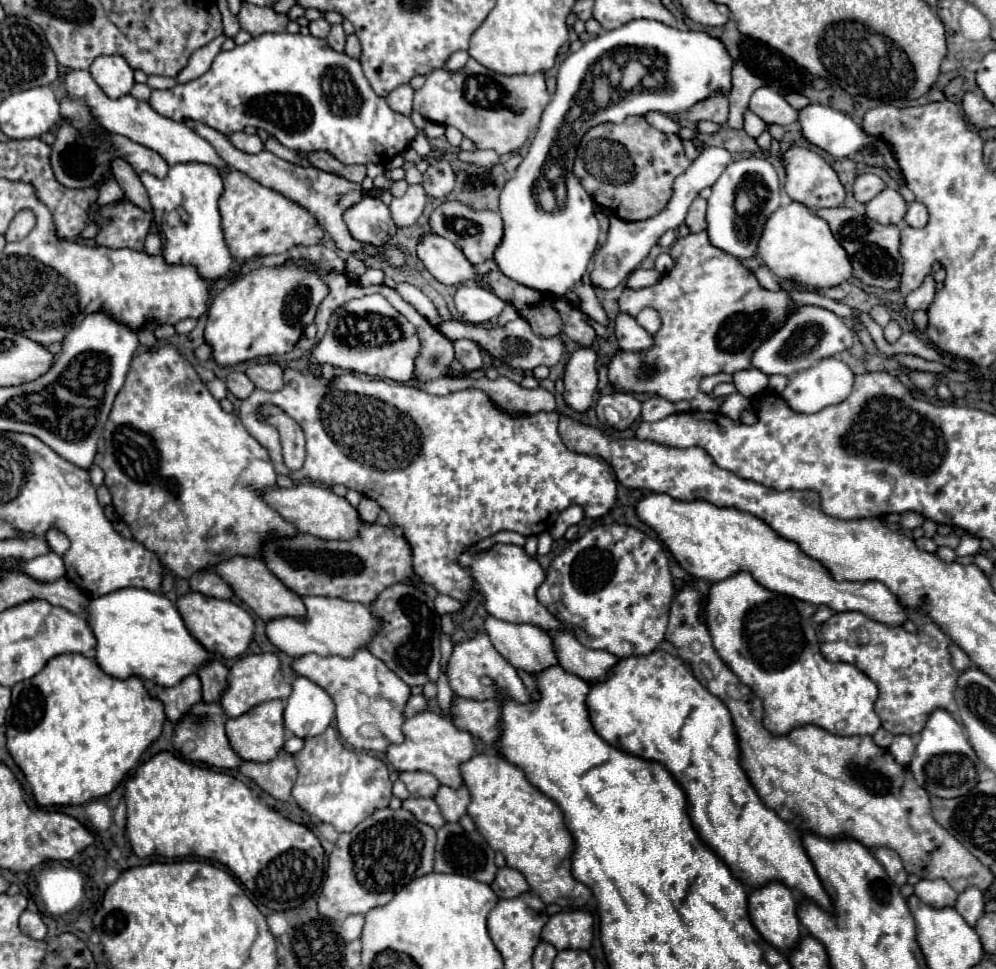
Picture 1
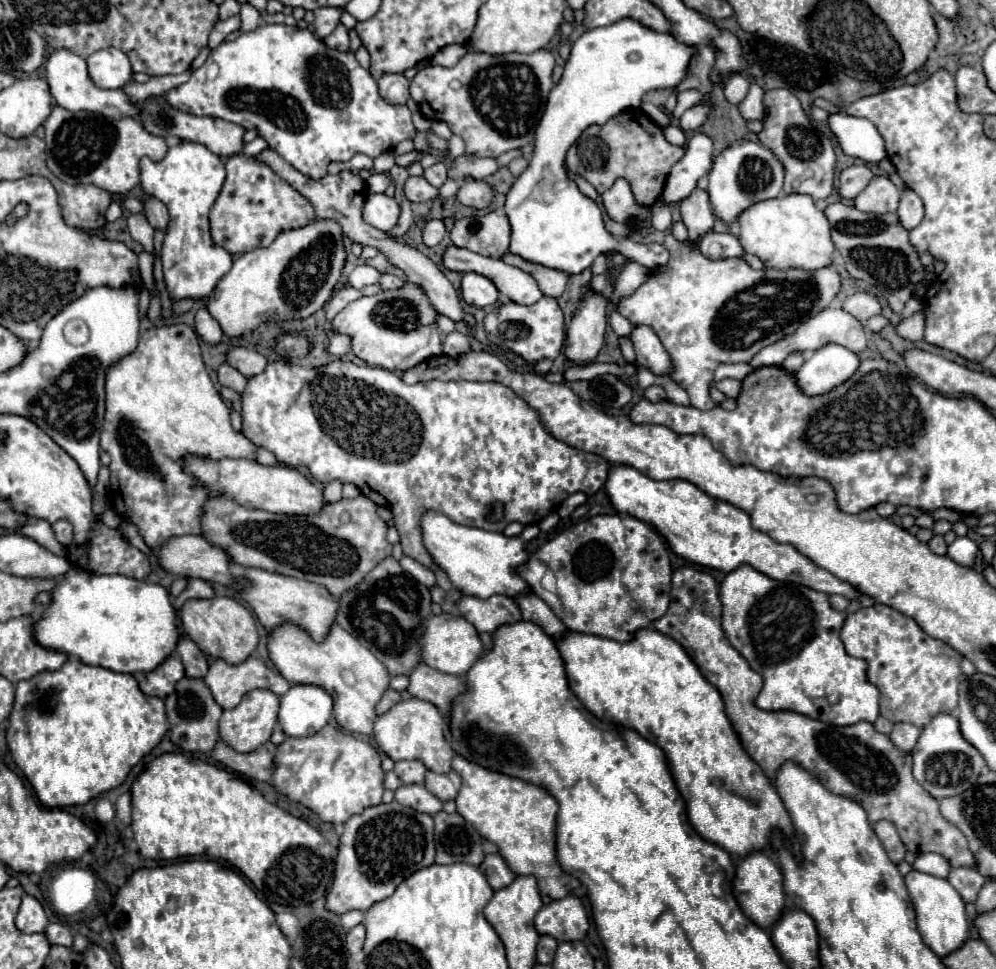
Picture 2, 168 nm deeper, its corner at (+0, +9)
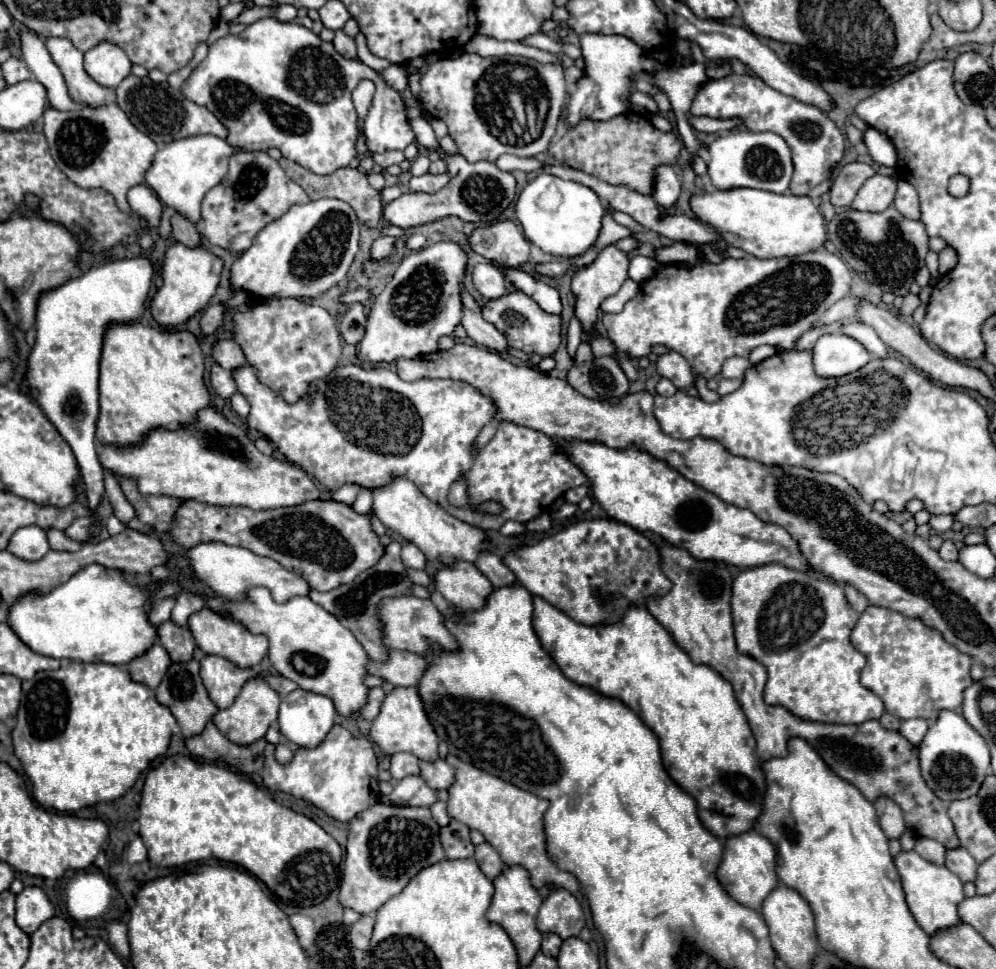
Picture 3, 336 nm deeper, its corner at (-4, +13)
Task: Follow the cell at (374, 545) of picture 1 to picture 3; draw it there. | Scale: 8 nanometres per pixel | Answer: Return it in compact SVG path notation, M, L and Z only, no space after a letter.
M184 500L176 512L170 536L186 550L202 542L242 546L302 574L318 592L328 592L352 582L360 572L372 568L384 556L384 546L372 528L372 512L358 514L350 506L334 500L312 500L300 506L276 510L212 506L196 500Z

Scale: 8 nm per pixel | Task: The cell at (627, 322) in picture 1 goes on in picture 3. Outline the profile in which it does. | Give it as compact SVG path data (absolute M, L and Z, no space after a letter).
M666 352L666 354L658 356L658 360L656 360L656 372L662 378L672 380L676 384L676 388L680 388L680 390L684 390L684 388L688 388L688 386L694 384L692 368L684 360L684 356L680 356L678 352Z

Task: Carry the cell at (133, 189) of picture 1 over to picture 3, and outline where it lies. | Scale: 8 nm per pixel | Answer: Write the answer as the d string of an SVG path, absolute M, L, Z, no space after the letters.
M174 214L170 218L170 224L172 224L172 236L174 236L174 240L178 240L178 242L182 242L186 246L196 246L196 244L202 242L200 234L196 232L196 226L190 220L186 220L184 216Z

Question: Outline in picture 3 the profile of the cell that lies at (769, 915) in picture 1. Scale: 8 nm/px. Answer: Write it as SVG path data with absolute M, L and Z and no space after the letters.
M754 830L728 838L726 846L724 846L724 856L722 856L722 862L720 862L720 868L716 874L720 876L720 884L724 886L724 890L736 902L740 902L752 910L760 910L760 904L766 900L768 892L772 892L772 888L778 886L776 852L774 852L770 840L760 836Z

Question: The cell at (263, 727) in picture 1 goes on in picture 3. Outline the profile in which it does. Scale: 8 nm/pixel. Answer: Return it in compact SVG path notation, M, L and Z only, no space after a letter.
M252 678L242 686L242 692L238 694L236 702L230 708L218 710L212 722L220 728L220 732L224 732L224 736L228 736L228 740L232 740L234 744L246 746L264 738L270 724L278 720L278 708L280 708L278 692L272 690L262 678Z

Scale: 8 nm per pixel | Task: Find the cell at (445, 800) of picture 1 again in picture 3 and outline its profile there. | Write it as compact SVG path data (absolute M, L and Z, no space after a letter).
M446 760L420 762L420 776L434 790L448 790L456 778L456 770Z

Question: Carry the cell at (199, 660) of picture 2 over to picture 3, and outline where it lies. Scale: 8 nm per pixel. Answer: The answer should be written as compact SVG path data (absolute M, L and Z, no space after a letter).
M168 620L158 626L158 638L174 662L192 660L194 638L188 628L182 628L182 626L174 624L172 620Z

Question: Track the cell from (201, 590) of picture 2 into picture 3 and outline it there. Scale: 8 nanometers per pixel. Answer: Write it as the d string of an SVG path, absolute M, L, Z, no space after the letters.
M182 592L176 600L176 606L172 610L172 622L178 626L186 626L188 616L192 612L198 612L200 608L206 606L206 598L198 592Z

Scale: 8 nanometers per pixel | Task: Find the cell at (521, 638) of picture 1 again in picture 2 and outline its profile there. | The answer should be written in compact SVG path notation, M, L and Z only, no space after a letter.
M464 594L456 606L462 618L466 618L478 632L494 632L500 624L512 624L522 618L516 602L502 594L494 594L484 600Z

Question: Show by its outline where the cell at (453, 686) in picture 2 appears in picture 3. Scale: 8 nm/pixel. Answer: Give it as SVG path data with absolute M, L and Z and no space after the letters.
M390 650L386 662L370 662L368 672L382 676L384 680L392 682L394 686L416 686L424 672L428 670L430 662L424 656L416 656L404 650Z

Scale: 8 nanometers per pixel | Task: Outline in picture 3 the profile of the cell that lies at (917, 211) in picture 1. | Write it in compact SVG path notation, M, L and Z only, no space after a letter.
M898 180L898 192L896 192L896 198L894 198L894 208L902 216L906 216L910 220L920 220L920 198L918 198L918 192L906 180Z

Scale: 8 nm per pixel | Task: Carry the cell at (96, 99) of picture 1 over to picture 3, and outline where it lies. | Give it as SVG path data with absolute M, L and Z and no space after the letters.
M48 38L46 48L54 60L54 64L60 68L70 98L80 104L88 104L92 108L106 106L106 94L108 88L94 82L86 70L84 70L84 54L74 48L74 44L68 38Z

